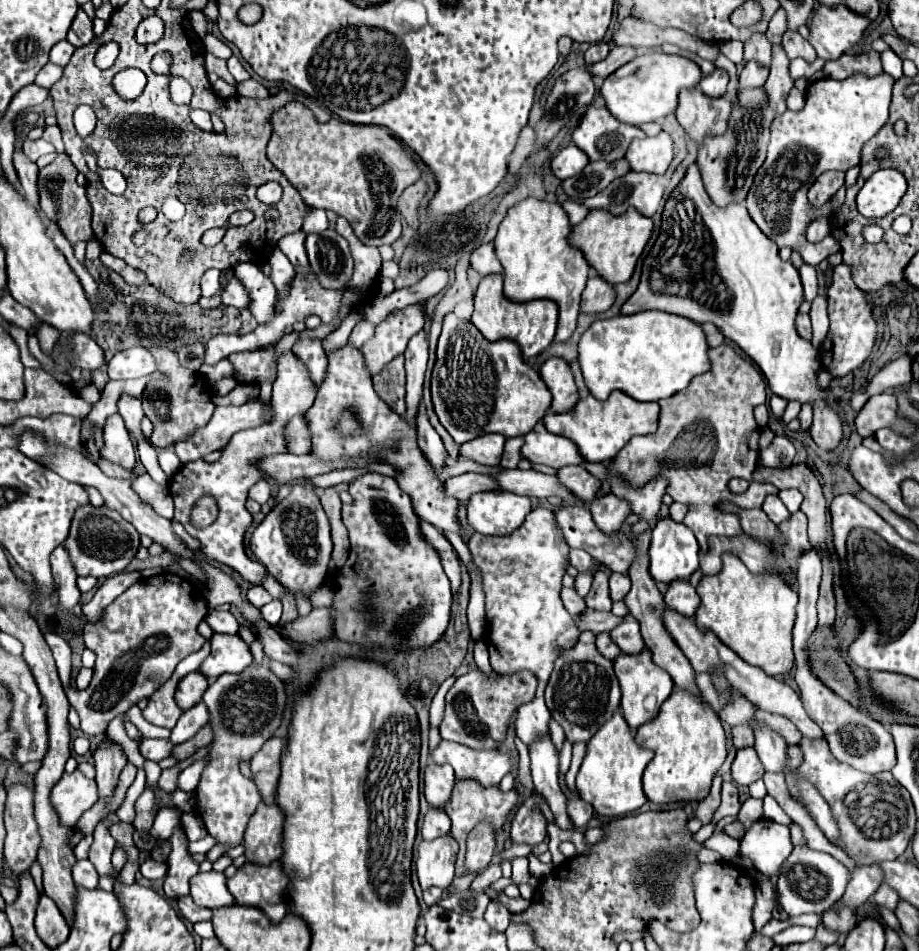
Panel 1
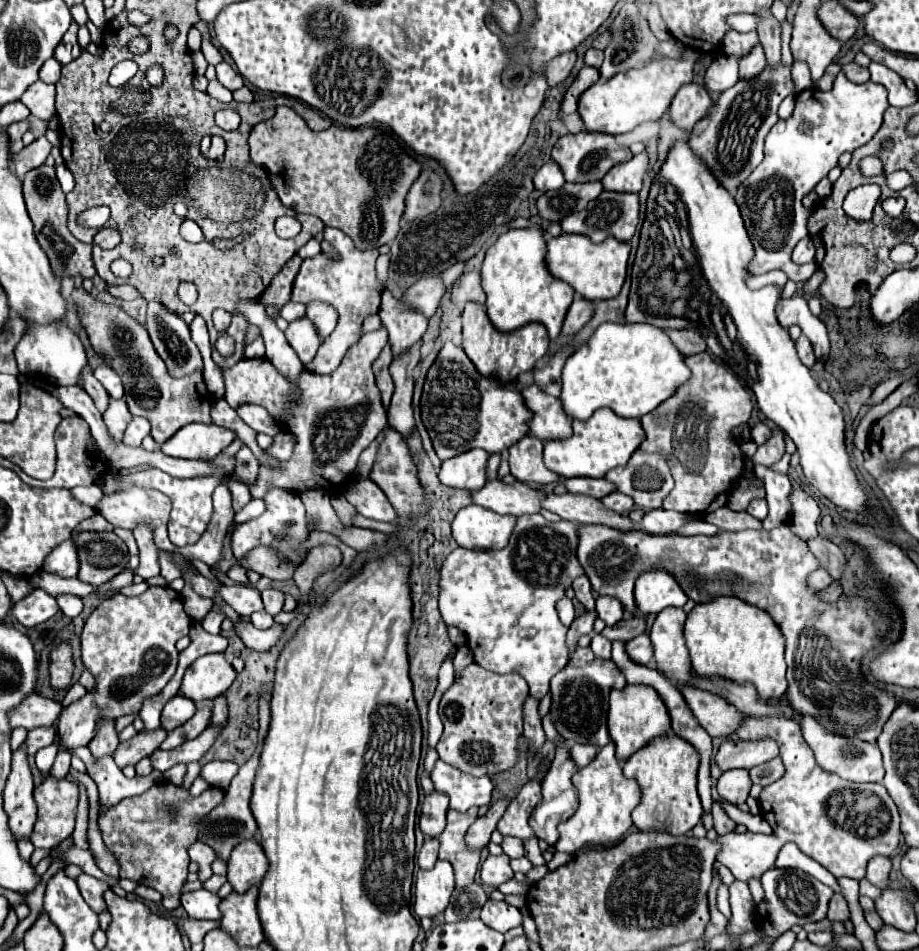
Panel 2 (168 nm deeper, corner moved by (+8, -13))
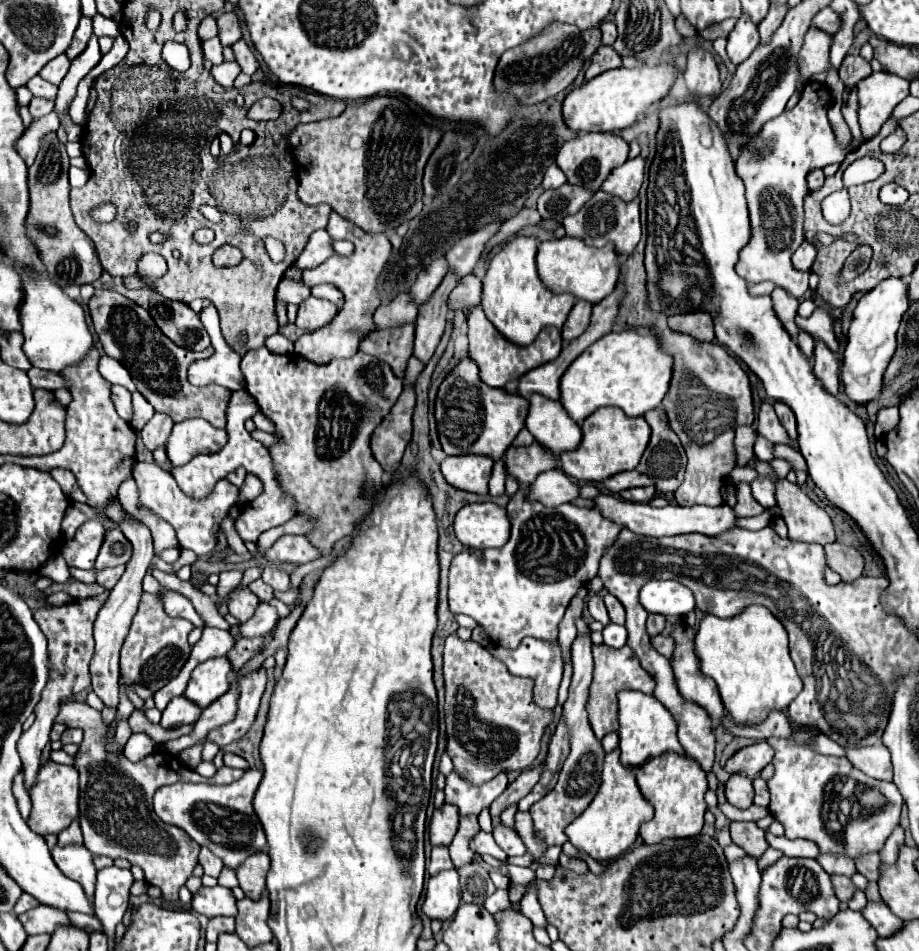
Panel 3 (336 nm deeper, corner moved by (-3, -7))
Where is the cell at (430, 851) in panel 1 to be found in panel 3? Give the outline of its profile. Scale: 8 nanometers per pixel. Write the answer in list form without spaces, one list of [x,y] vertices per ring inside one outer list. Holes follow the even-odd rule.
[[[442,870],[432,876],[426,884],[426,900],[422,904],[422,912],[430,920],[448,920],[460,906],[462,892],[456,870]]]

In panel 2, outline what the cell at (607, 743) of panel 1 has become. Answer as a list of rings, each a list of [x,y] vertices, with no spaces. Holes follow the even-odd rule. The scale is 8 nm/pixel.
[[[609,742],[607,746],[599,748],[593,762],[573,776],[573,784],[579,792],[579,808],[567,822],[559,824],[561,836],[555,844],[555,850],[575,854],[581,848],[619,842],[633,826],[631,810],[639,804],[641,792],[635,780],[623,776],[619,760],[615,758],[615,744]]]

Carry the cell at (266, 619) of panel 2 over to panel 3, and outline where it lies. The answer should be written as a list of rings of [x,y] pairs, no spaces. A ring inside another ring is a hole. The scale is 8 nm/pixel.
[[[260,604],[252,616],[252,620],[246,620],[244,624],[240,624],[240,634],[244,638],[254,638],[254,636],[264,636],[270,628],[274,628],[278,620],[278,612],[276,608],[268,606],[268,604]]]

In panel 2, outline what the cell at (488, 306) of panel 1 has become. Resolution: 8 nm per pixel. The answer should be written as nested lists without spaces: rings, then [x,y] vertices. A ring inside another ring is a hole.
[[[465,304],[463,310],[463,350],[467,352],[467,356],[471,358],[471,362],[475,364],[475,368],[483,374],[483,376],[497,376],[501,384],[513,382],[513,378],[517,378],[521,372],[533,370],[535,364],[547,354],[549,348],[549,336],[547,336],[547,328],[539,322],[529,322],[527,326],[513,330],[513,332],[501,332],[497,330],[483,304]]]

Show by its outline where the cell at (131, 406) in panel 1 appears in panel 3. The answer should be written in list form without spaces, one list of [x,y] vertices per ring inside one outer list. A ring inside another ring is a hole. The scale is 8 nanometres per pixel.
[[[154,414],[154,418],[150,422],[146,422],[146,426],[140,430],[140,438],[144,442],[144,446],[154,452],[158,446],[168,442],[168,436],[172,432],[174,422],[164,416],[164,414]]]

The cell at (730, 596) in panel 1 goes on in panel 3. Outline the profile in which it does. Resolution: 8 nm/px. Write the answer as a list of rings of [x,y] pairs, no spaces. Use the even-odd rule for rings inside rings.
[[[750,606],[742,614],[726,620],[706,614],[696,634],[694,652],[700,660],[700,672],[716,682],[726,712],[732,716],[734,724],[756,724],[772,710],[786,710],[790,702],[802,692],[802,680],[796,674],[794,662],[788,654],[788,634],[764,606]]]

